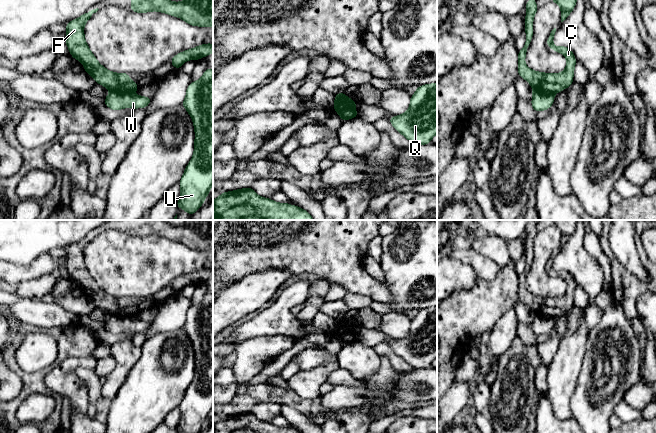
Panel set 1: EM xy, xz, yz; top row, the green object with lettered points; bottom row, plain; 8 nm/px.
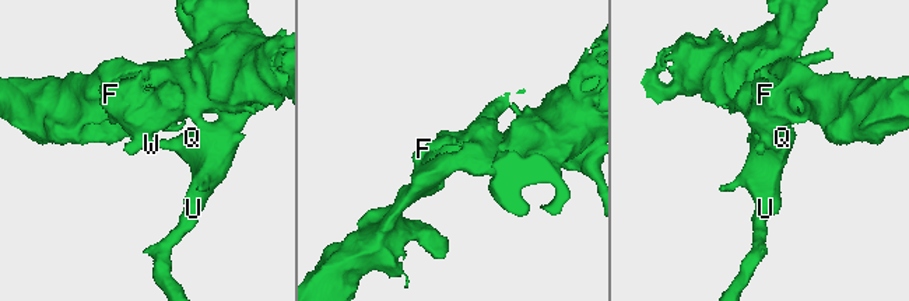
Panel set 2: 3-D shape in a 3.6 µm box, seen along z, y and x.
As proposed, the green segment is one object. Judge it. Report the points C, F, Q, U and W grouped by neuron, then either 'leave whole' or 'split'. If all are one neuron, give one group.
C F / Q U W | split

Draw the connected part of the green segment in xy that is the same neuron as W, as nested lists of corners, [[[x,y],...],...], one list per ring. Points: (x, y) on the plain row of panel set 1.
[[[112,314],[109,319],[105,321],[106,331],[111,332],[114,335],[123,332],[145,332],[152,324],[152,321],[143,321],[140,319],[133,320],[129,316],[117,316]]]

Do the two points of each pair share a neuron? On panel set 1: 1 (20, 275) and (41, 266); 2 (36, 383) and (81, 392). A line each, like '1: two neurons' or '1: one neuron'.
1: one neuron
2: two neurons

